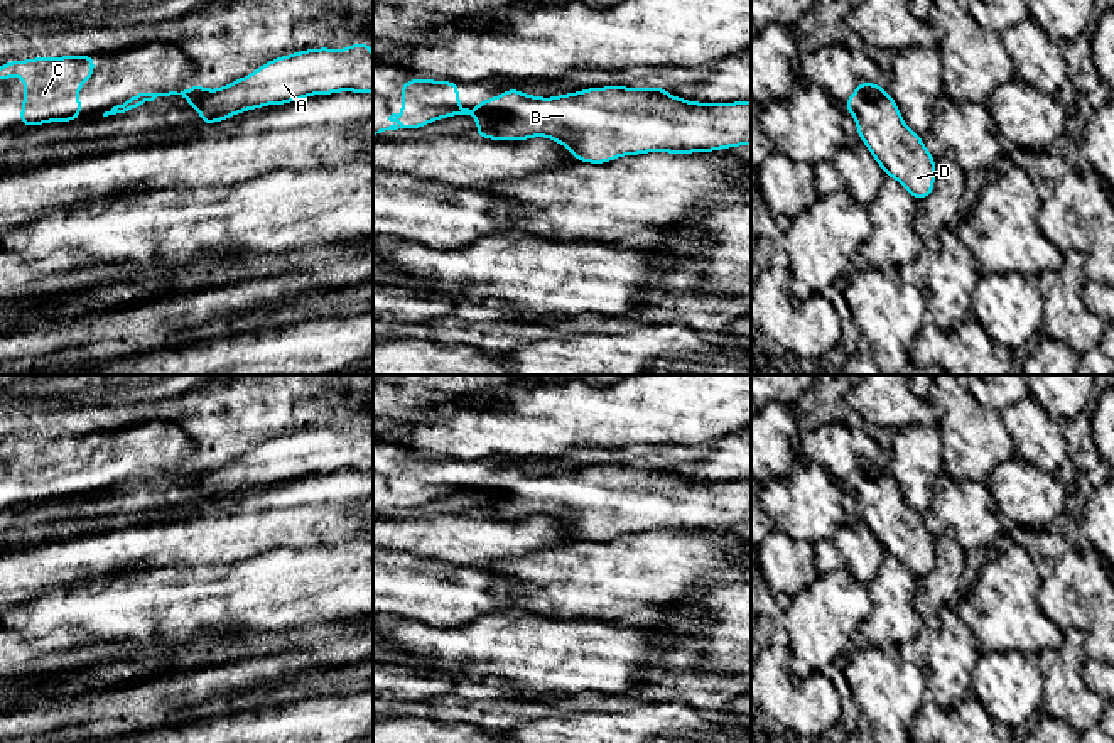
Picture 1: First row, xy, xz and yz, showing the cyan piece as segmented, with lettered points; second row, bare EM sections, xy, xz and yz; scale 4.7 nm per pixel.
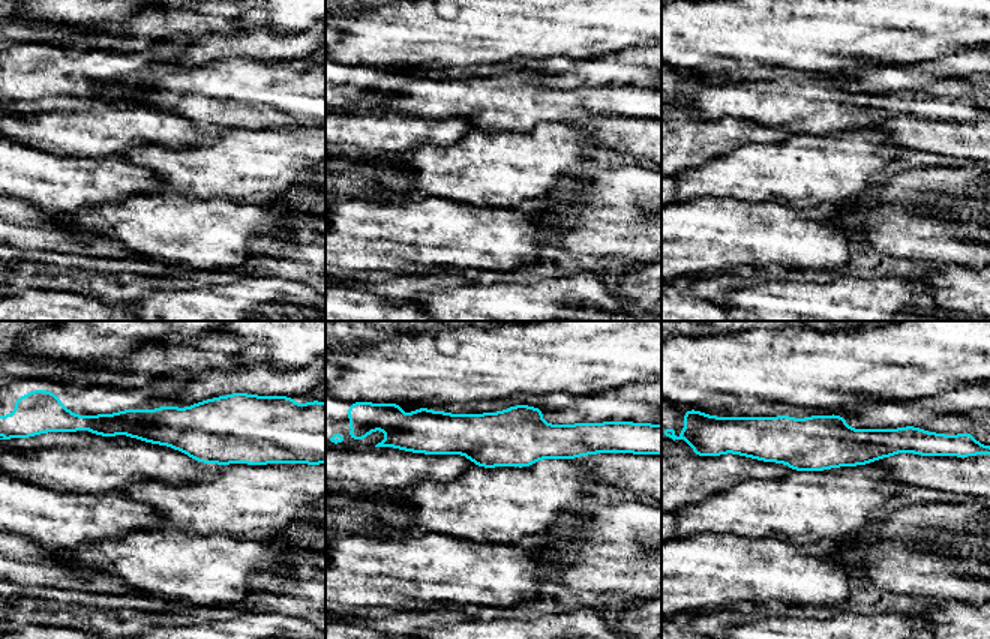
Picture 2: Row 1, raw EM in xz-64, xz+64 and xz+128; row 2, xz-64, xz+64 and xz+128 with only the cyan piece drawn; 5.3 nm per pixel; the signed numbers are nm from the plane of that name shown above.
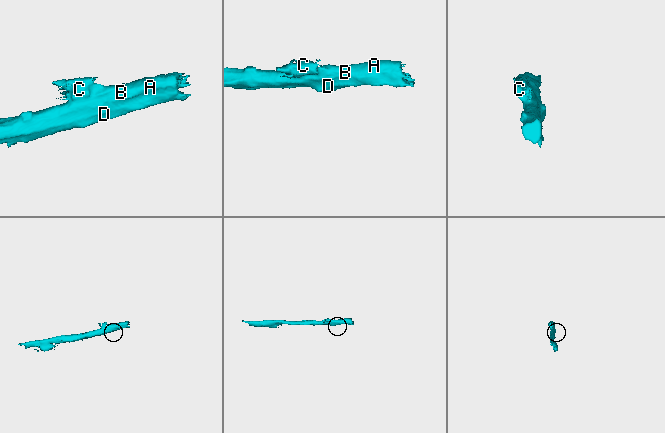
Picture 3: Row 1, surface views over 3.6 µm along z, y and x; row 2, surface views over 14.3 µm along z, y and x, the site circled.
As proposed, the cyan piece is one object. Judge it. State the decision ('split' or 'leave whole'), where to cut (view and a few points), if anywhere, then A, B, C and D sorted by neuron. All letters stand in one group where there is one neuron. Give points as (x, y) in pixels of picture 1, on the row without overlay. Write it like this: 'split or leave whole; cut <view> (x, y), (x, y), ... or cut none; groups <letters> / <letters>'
split; cut xz (471, 488), (493, 492), (500, 498); groups A B D / C

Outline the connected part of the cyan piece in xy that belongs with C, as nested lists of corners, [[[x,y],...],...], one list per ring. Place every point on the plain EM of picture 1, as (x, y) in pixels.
[[[95,434],[34,436],[0,444],[0,458],[24,454],[20,505],[81,496],[76,473],[95,451]]]

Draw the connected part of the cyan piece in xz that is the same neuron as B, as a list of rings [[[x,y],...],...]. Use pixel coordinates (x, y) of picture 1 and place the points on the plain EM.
[[[662,464],[587,466],[552,476],[508,466],[503,486],[488,476],[474,488],[500,496],[488,507],[478,500],[479,517],[547,515],[589,542],[646,530],[692,532],[751,523],[749,480],[687,480]]]

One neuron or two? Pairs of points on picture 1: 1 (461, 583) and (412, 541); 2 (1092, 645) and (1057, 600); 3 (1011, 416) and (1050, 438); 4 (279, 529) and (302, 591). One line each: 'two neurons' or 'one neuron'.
1: two neurons
2: one neuron
3: one neuron
4: two neurons

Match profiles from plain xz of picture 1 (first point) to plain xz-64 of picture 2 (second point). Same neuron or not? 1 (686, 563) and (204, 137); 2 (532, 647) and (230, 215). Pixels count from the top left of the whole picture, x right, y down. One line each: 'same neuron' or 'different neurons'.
1: different neurons
2: same neuron

